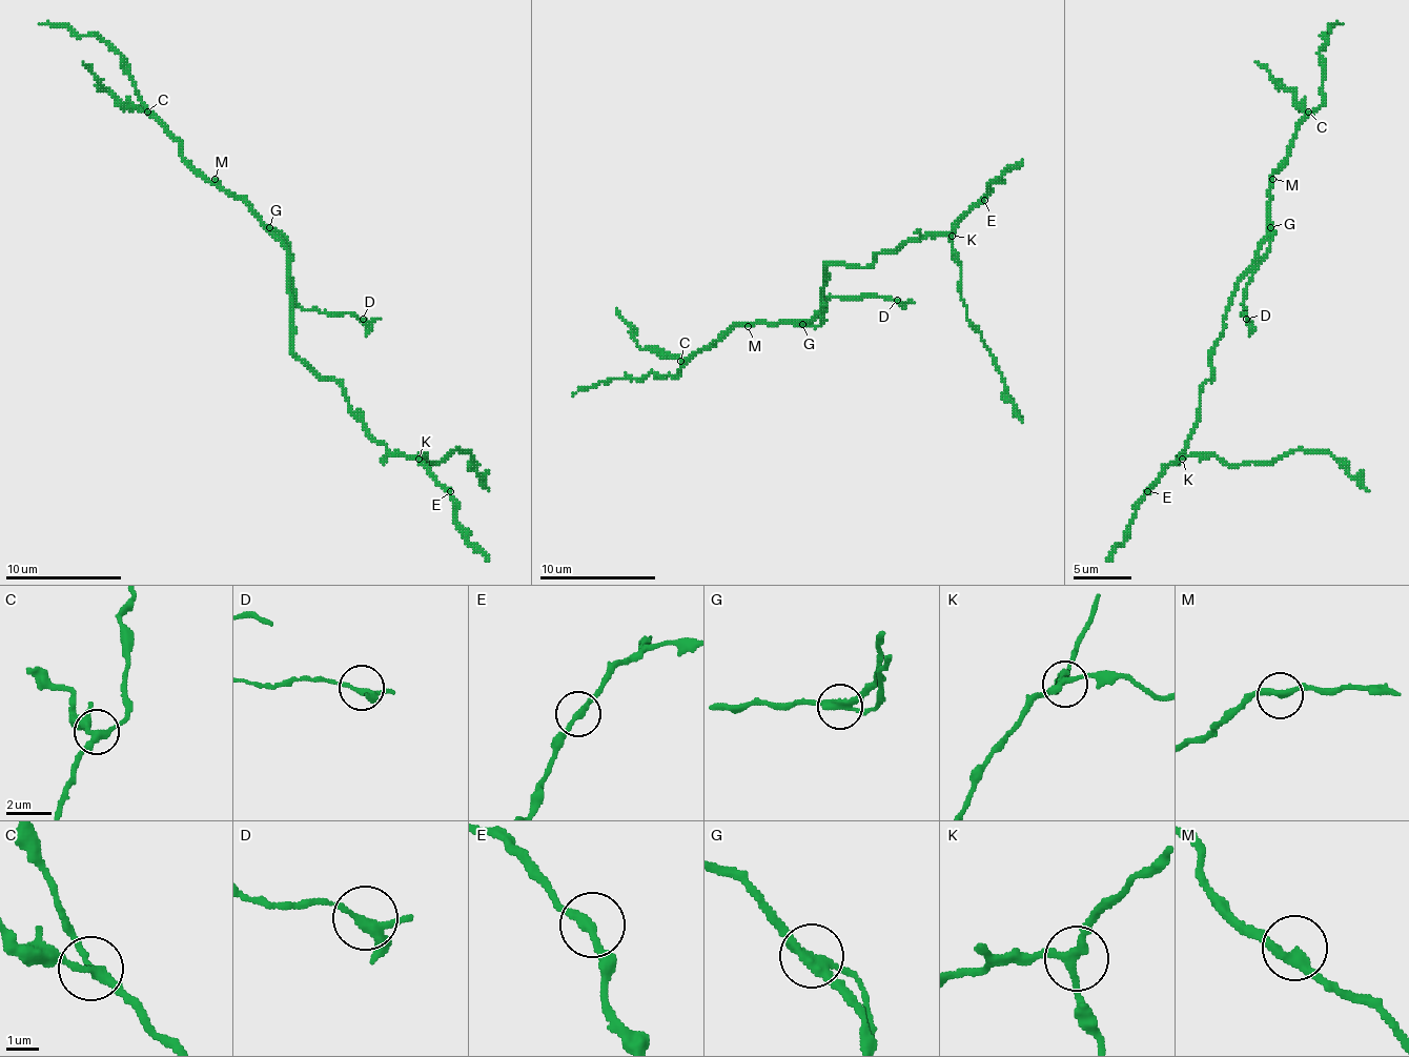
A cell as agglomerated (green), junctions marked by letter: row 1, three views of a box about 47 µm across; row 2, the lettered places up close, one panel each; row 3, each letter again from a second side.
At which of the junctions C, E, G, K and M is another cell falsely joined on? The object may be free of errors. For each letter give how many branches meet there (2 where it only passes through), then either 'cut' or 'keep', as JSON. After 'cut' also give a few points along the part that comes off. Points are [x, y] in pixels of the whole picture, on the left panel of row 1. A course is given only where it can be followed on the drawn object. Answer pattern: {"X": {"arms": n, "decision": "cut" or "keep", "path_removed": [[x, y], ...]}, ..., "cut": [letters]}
{"C": {"arms": 3, "decision": "keep"}, "E": {"arms": 2, "decision": "keep"}, "G": {"arms": 3, "decision": "cut", "path_removed": [[269, 228], [287, 240], [293, 298], [305, 310], [354, 312], [360, 319], [381, 319]]}, "K": {"arms": 3, "decision": "keep"}, "M": {"arms": 2, "decision": "keep"}, "cut": ["G"]}

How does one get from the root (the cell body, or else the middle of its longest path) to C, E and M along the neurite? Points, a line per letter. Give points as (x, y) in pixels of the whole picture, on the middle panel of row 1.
C: (823, 279), (823, 305), (809, 320), (736, 323), (716, 343), (680, 361)
E: (823, 279), (830, 265), (868, 267), (879, 252), (894, 252), (909, 241), (950, 232), (984, 200)
M: (823, 279), (823, 305), (809, 320), (780, 320), (748, 326)

